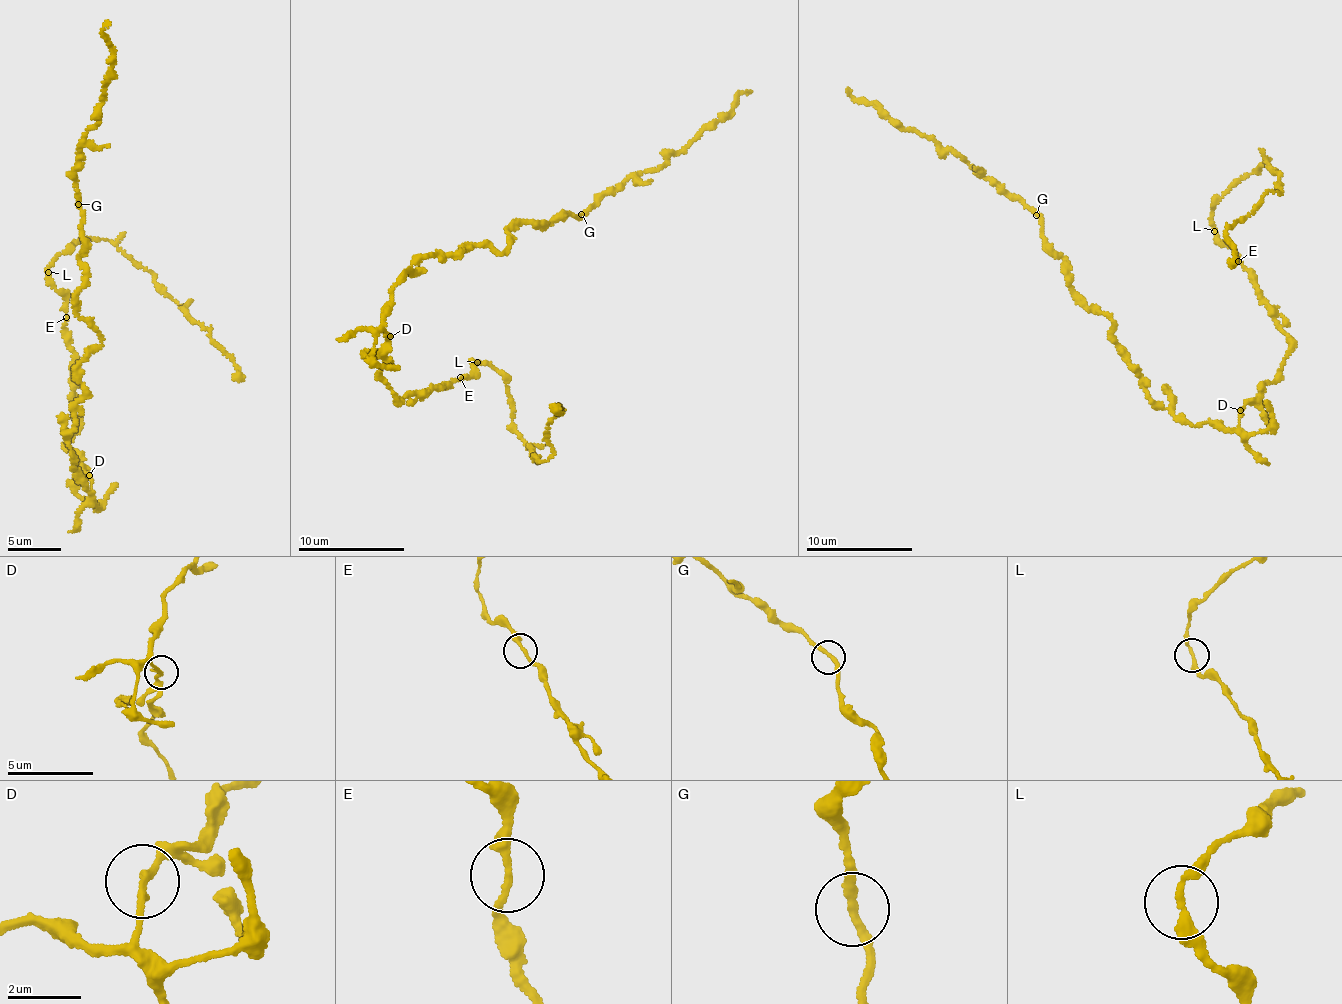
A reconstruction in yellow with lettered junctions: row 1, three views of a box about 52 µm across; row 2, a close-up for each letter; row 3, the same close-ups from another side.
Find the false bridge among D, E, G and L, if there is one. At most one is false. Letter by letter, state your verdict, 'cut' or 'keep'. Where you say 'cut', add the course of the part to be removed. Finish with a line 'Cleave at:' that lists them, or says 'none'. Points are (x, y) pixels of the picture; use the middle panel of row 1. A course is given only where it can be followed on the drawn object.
D: keep
E: keep
G: keep
L: keep
Cleave at: none

